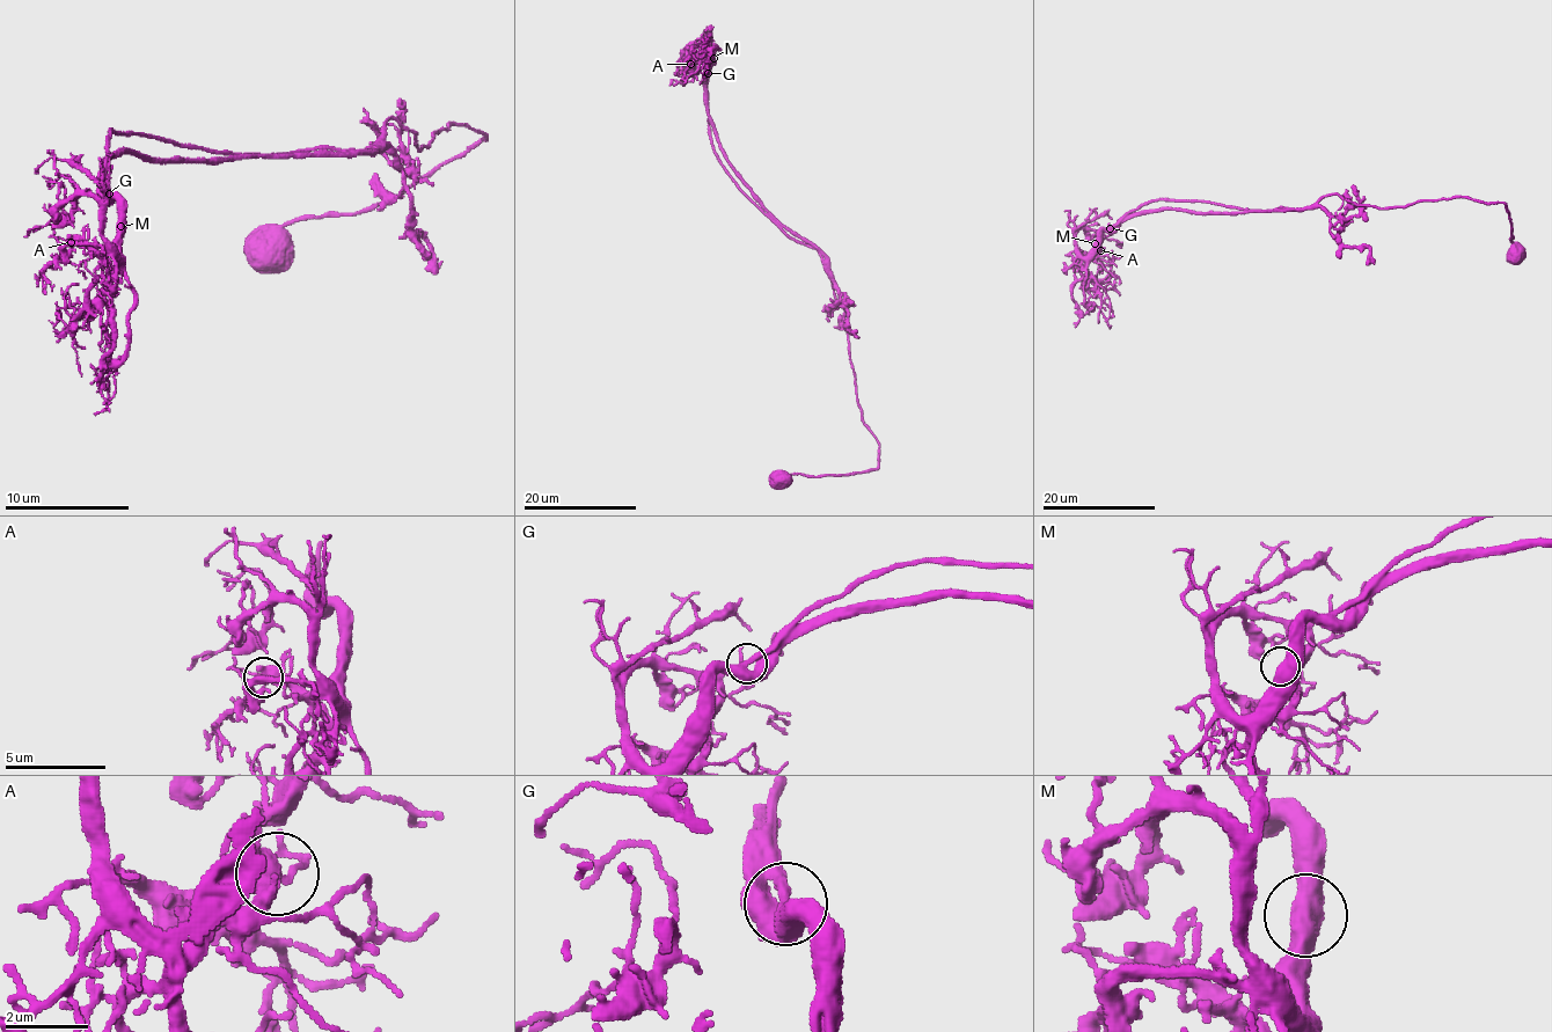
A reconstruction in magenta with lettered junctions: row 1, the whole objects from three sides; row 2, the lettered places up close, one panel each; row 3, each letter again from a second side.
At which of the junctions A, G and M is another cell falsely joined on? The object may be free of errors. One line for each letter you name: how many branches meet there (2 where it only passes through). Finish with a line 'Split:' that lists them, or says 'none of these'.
Split: none of these

